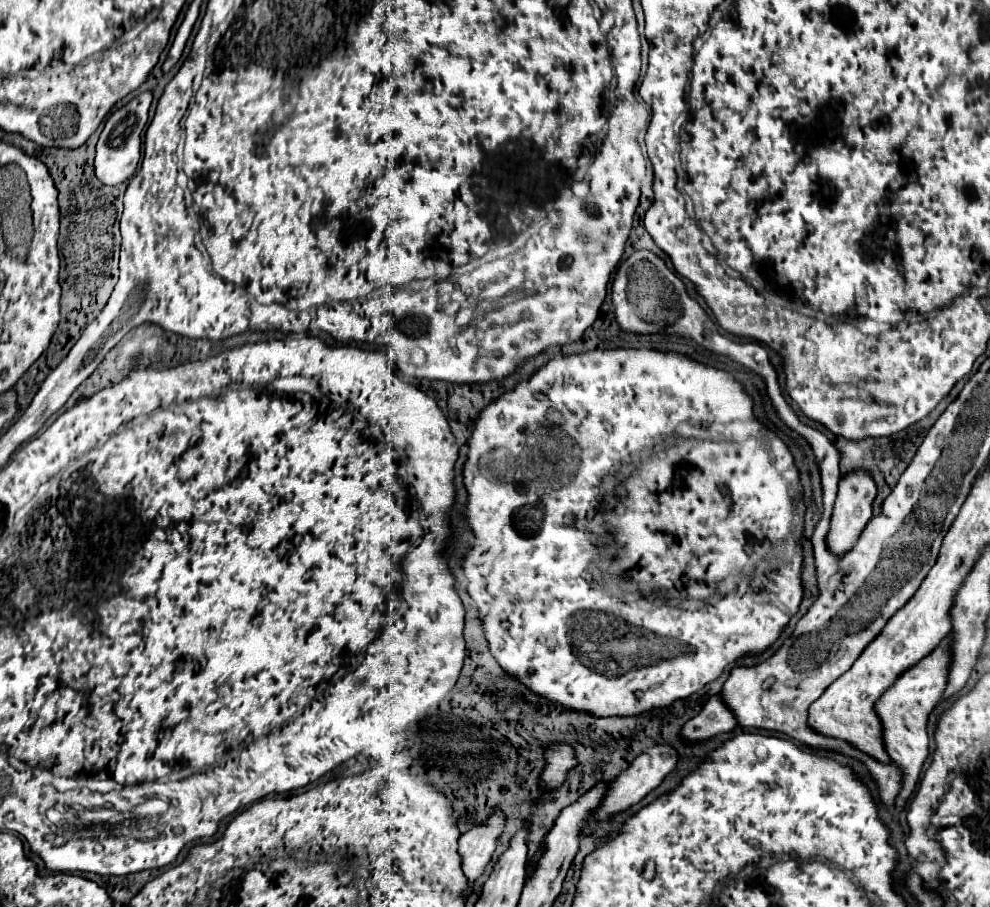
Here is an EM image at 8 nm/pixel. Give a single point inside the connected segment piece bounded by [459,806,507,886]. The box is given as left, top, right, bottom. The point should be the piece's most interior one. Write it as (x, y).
(477, 844)

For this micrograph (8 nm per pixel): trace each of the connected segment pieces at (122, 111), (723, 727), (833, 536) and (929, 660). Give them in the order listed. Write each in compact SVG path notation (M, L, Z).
M141 92L137 98L133 98L131 102L127 102L125 106L115 110L107 118L105 128L103 128L99 142L97 142L97 156L95 156L95 176L103 184L117 186L135 174L137 164L141 160L141 132L147 124L147 118L149 118L147 114L149 114L151 100L153 100L151 92Z
M715 694L709 698L703 710L683 726L681 736L687 742L697 742L697 740L707 740L721 732L731 732L735 726L737 718L733 718L731 710L725 706L721 694Z
M865 472L847 474L847 476L841 478L835 508L833 508L833 516L831 516L831 526L829 526L829 534L827 534L827 546L835 556L851 552L853 546L857 544L857 538L861 536L867 522L871 520L871 514L873 514L871 502L875 498L875 494L877 494L877 488L873 484L873 478Z
M941 640L939 646L933 650L933 654L929 654L917 666L909 668L901 678L897 678L897 682L879 698L879 702L875 706L877 714L883 722L883 742L891 756L891 762L899 764L901 770L905 772L903 790L901 790L899 798L895 800L895 814L901 812L905 800L913 794L919 770L929 754L927 720L929 720L929 714L935 708L935 704L941 700L941 692L947 682L947 670L949 670L949 646L945 640Z

